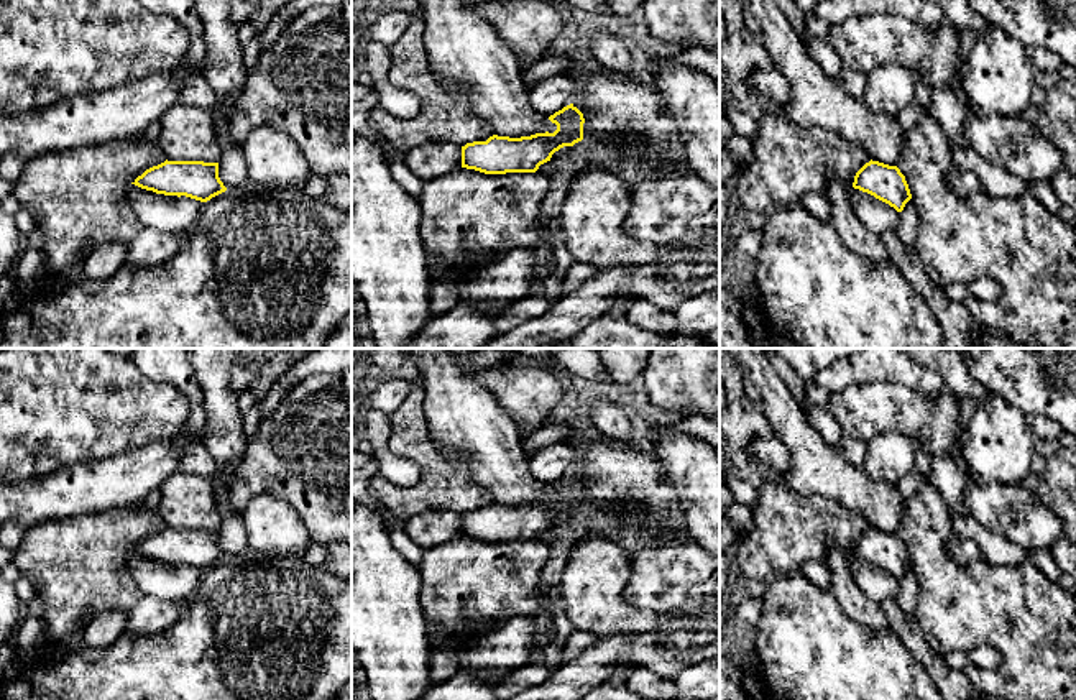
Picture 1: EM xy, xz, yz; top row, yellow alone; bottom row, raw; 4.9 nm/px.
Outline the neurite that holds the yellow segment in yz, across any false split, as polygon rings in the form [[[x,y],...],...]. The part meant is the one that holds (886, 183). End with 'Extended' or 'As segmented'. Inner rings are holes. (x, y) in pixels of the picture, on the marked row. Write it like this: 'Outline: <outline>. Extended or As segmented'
Outline: [[[872,159],[856,173],[853,187],[874,196],[897,212],[902,212],[905,204],[912,199],[908,184],[900,169]]]. As segmented

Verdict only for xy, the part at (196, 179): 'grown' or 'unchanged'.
unchanged

